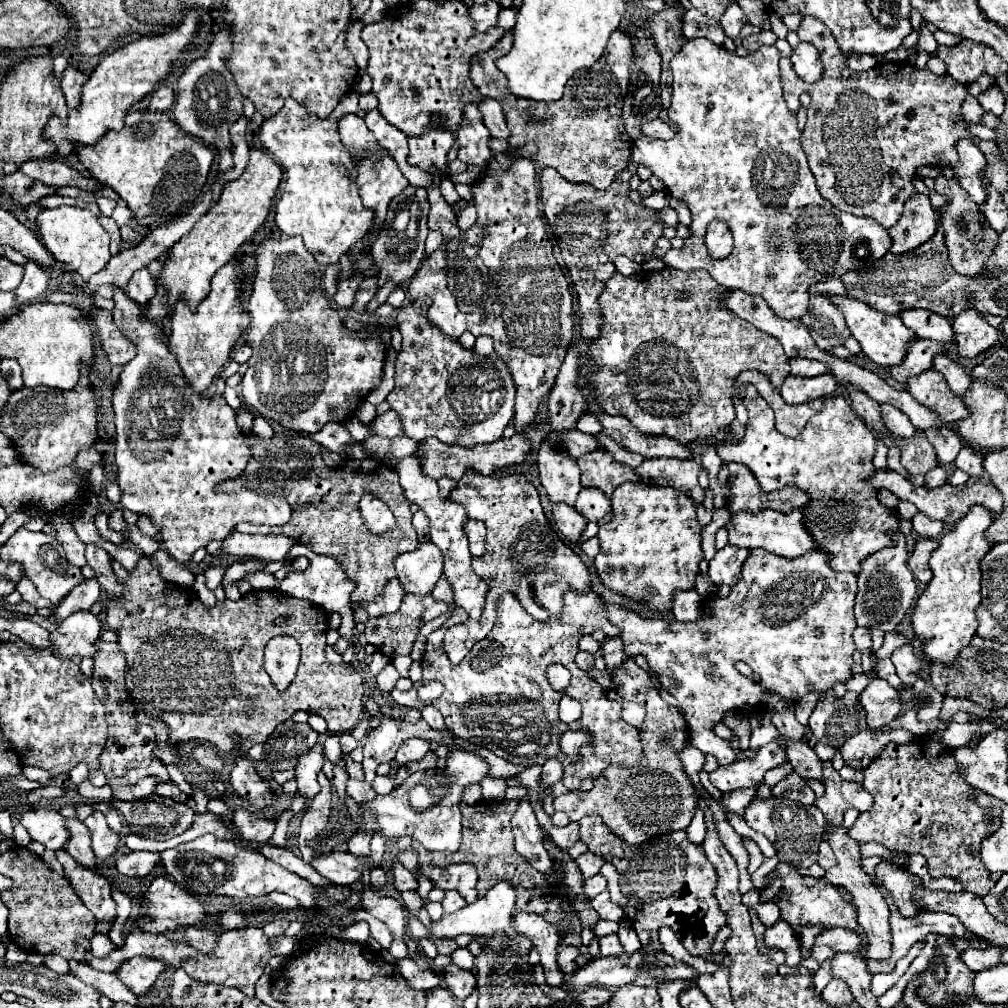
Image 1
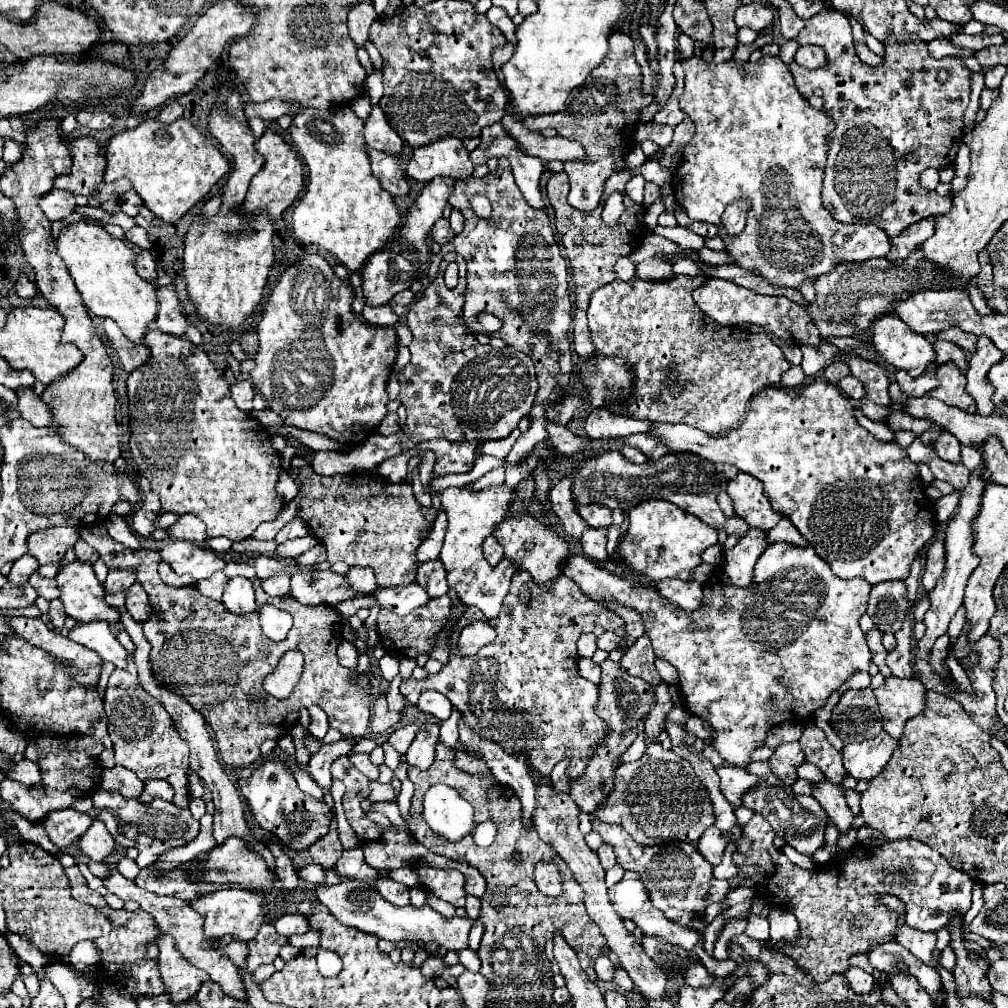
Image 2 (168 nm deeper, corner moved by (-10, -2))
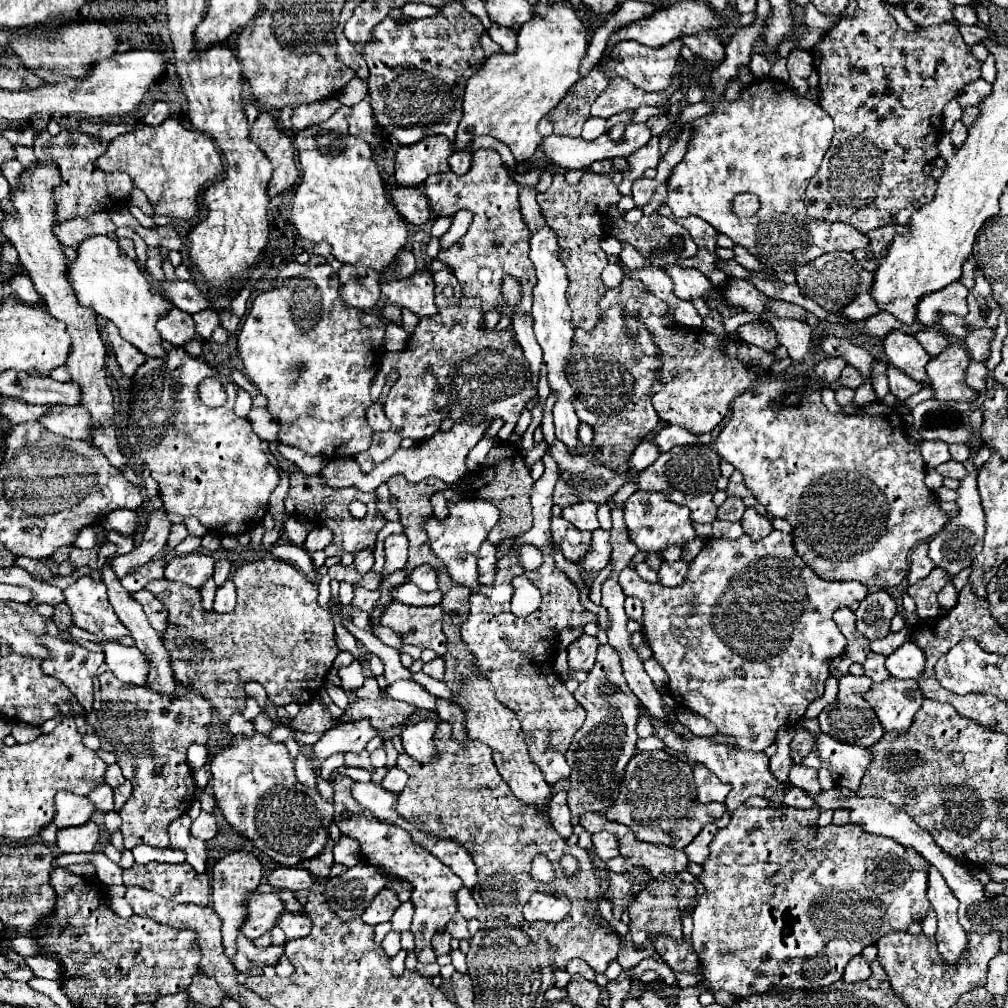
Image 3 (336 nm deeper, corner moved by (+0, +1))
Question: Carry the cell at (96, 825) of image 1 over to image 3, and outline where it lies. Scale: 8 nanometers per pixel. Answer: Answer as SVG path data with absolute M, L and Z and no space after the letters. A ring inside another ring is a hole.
M93 821L57 831L57 847L61 849L61 853L91 853L97 841L99 827Z

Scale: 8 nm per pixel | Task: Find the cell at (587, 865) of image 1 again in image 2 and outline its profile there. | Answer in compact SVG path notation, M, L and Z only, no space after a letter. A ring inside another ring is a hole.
M601 844L597 854L599 854L599 862L601 862L601 866L605 870L609 870L615 864L615 852L613 852L613 848L609 844Z

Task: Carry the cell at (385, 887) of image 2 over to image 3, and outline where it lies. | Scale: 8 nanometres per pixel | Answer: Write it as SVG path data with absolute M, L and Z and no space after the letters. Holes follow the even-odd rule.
M383 887L375 897L373 901L369 903L369 907L363 911L361 919L369 925L377 925L377 923L383 923L383 921L389 921L393 911L399 907L399 899L397 899L397 893Z

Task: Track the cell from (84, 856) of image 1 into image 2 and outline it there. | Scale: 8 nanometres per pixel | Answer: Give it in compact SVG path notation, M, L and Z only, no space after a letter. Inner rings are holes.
M111 866L111 872L113 872L113 874L105 880L105 888L107 888L109 892L113 892L115 896L119 896L119 898L125 900L125 902L127 902L127 900L135 900L145 912L149 912L149 914L155 918L155 922L157 922L159 930L163 930L163 934L175 934L177 946L183 948L183 956L185 956L193 966L205 970L205 972L211 976L211 980L217 982L217 984L221 986L221 990L223 990L227 996L231 996L231 998L235 998L235 1000L247 1000L247 994L245 994L245 990L243 990L243 980L239 978L237 966L235 966L235 964L229 960L229 956L221 950L221 944L219 944L221 940L219 940L219 938L205 936L205 932L203 932L203 922L205 922L205 920L203 920L201 914L197 914L197 912L189 906L187 900L151 894L151 892L147 892L147 890L135 886L135 882L123 878L123 876L115 870L115 866Z

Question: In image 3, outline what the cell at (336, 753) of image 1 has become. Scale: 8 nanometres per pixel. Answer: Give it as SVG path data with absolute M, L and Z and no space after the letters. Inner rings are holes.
M337 775L333 781L335 821L337 821L343 835L349 835L359 841L361 853L371 865L381 867L383 871L397 875L413 885L411 901L415 905L415 911L419 911L419 917L413 917L413 923L411 923L411 931L415 935L415 951L417 951L417 957L421 963L431 963L431 961L435 961L431 937L435 931L445 929L445 925L457 913L457 897L455 895L463 883L447 865L443 865L437 857L427 853L419 843L413 843L407 831L393 827L393 825L387 825L387 823L375 823L373 817L365 815L363 809L357 807L357 801L351 797L353 783L355 781L347 775ZM359 817L361 817L361 821L359 821Z

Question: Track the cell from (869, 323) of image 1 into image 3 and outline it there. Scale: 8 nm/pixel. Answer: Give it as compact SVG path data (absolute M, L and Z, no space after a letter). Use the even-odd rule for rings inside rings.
M891 331L883 339L883 349L887 355L887 361L907 373L911 379L929 383L929 377L925 373L925 365L929 363L927 351L917 343L913 335L901 333L901 331Z

